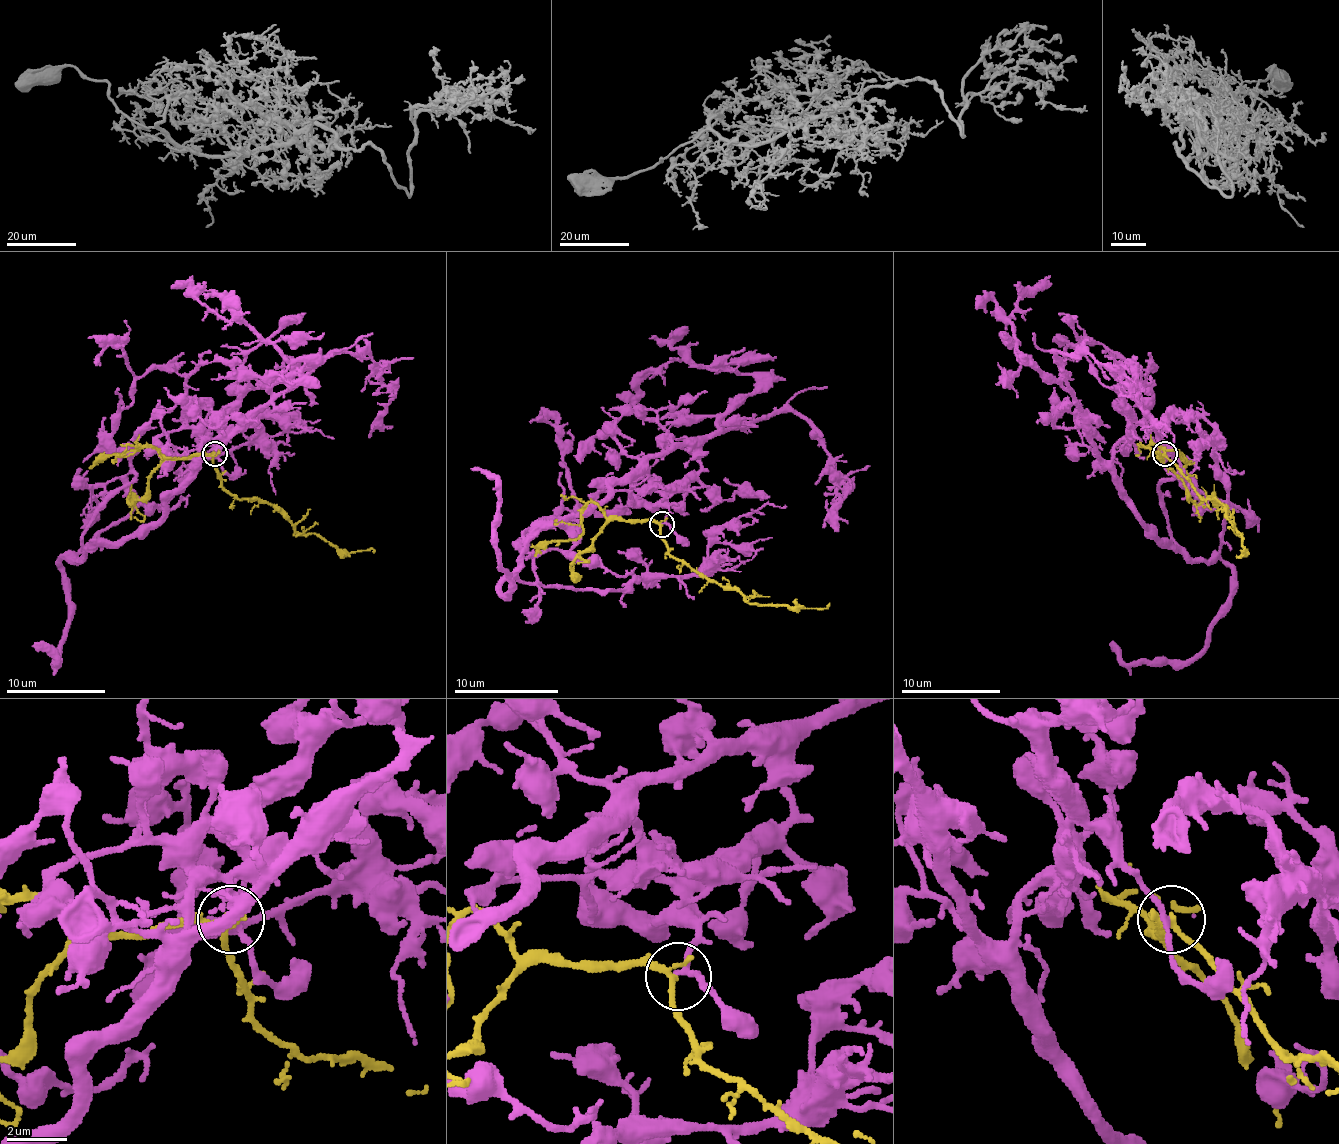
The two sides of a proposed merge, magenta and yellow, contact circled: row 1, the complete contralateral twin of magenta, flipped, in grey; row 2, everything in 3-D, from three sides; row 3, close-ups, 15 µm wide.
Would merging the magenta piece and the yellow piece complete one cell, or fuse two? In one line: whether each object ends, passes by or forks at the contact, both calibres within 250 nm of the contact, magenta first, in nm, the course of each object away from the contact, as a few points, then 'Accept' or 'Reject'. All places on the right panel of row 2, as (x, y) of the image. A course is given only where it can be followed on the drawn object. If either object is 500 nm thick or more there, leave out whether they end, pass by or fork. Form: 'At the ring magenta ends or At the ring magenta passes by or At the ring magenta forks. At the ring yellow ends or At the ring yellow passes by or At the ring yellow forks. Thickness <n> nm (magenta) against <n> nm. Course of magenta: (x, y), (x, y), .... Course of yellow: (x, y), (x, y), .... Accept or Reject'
At the ring magenta passes by. At the ring yellow forks. Thickness 180 nm (magenta) against 160 nm. Course of magenta: (1163, 454), (1134, 421), (1114, 484), (1161, 541), (1213, 558), (1228, 503), (1216, 446), (1181, 416), (1149, 439). Course of yellow: (1163, 454), (1203, 498), (1221, 503), (1226, 518), (1240, 533), (1245, 551), (1240, 551). Reject

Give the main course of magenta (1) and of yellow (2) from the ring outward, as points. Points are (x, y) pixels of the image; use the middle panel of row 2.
1: (661, 524), (669, 505), (630, 472), (542, 529), (518, 575), (588, 590), (689, 577), (726, 526), (785, 508)
2: (661, 524), (661, 537), (673, 558), (736, 588), (752, 603), (825, 609), (830, 603)

